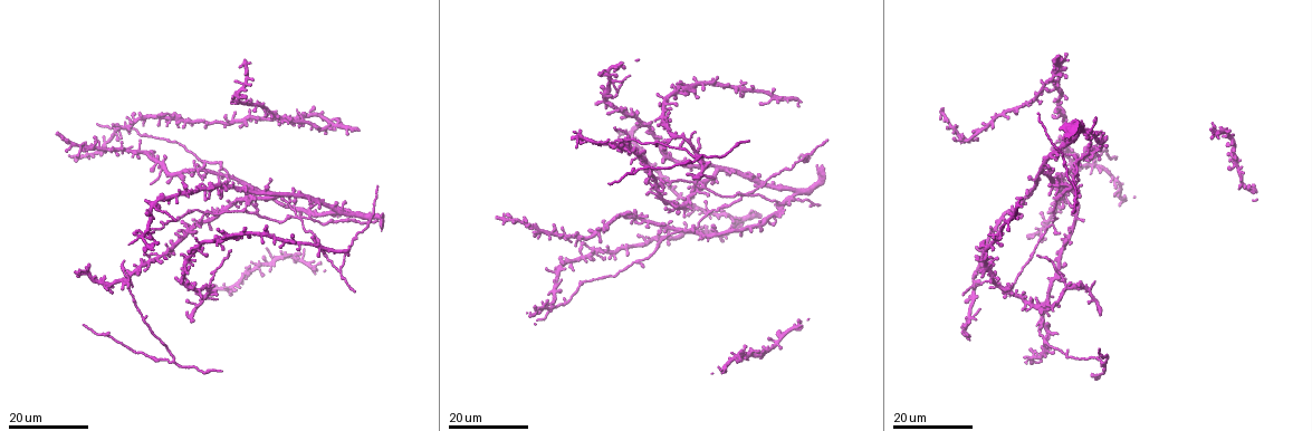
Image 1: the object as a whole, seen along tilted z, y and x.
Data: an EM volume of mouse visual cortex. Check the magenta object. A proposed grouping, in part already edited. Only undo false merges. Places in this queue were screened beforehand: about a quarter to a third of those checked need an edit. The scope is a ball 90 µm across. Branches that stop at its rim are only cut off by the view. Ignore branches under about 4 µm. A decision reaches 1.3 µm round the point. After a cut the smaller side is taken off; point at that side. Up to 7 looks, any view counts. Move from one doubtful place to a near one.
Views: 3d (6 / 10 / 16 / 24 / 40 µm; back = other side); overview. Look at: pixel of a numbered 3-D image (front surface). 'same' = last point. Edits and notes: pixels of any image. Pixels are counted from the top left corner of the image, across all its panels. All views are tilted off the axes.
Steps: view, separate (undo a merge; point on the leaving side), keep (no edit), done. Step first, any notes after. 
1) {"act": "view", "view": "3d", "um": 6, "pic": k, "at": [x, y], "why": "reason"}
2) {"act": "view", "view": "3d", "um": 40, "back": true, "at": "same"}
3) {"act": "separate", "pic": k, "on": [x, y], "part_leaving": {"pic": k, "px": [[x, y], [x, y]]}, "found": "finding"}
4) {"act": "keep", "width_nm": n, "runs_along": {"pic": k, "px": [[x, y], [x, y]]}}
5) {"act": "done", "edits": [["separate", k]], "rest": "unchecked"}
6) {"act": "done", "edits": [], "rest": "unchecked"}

{"act": "view", "view": "3d", "um": 16, "pic": 1, "at": [297, 219], "why": "four arms meet"}

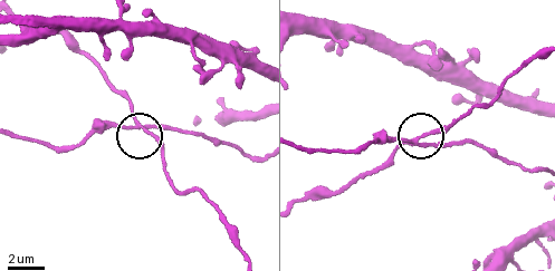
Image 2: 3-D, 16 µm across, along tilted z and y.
{"act": "view", "view": "3d", "um": 6, "pic": 2, "at": [413, 141]}

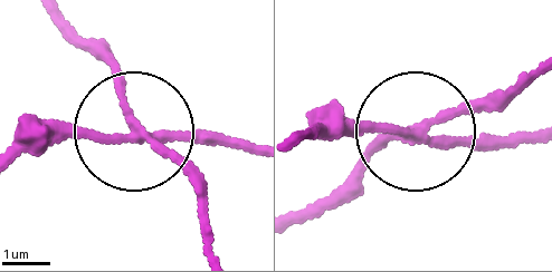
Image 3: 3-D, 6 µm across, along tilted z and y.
{"act": "view", "view": "3d", "um": 6, "back": true, "pic": 3, "at": [412, 130], "why": "other side"}

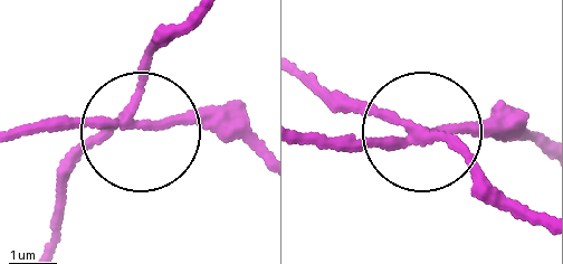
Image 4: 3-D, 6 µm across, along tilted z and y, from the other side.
{"act": "separate", "pic": 4, "on": [197, 122], "side_arm_um": 52, "arms": 4, "found": "two cells meet here"}

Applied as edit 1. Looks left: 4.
{"act": "view", "view": "overview"}

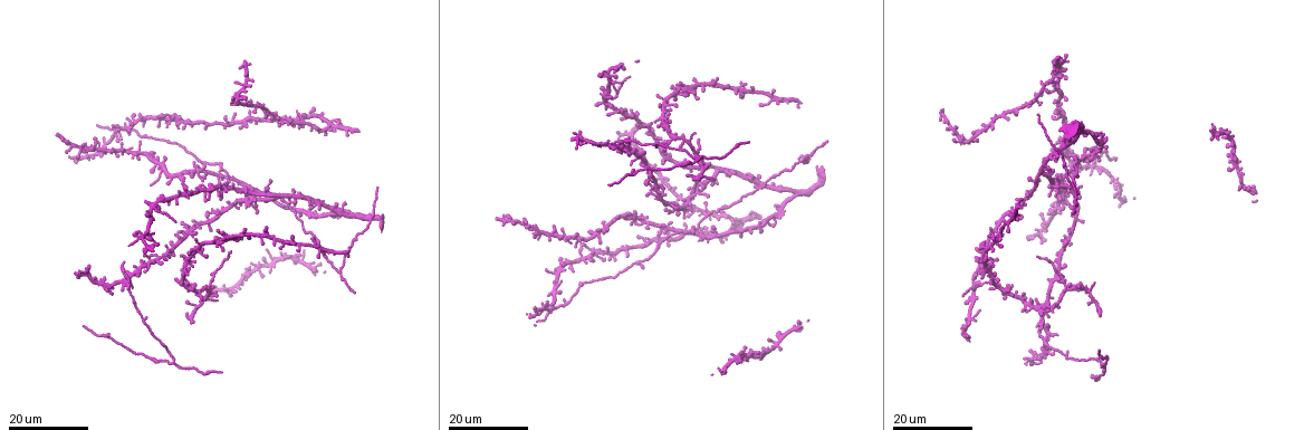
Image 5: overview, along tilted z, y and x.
{"act": "view", "view": "3d", "um": 24, "pic": 5, "at": [1046, 338], "why": "small branch off a trunk"}

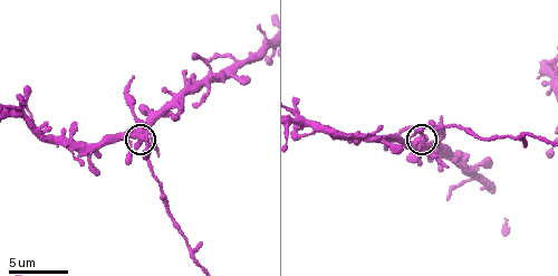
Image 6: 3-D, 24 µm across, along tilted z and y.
{"act": "view", "view": "3d", "um": 6, "pic": 6, "at": [141, 139]}

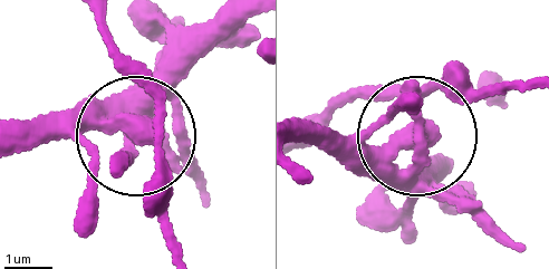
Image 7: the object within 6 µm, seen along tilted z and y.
{"act": "keep", "runs_along": {"pic": 7, "px": [[238, 23], [134, 134], [34, 118]]}, "found": "all the same cell"}

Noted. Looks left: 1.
{"act": "done", "edits": [["separate", 4]], "rest": "unchecked"}

